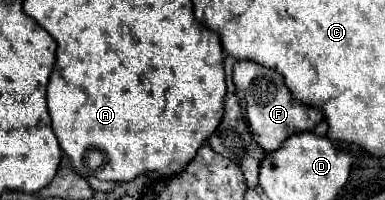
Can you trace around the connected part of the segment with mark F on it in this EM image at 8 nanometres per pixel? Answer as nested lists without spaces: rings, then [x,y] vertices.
[[[237,61],[233,67],[233,83],[235,83],[235,93],[241,101],[245,119],[249,123],[253,141],[265,153],[279,149],[281,143],[293,133],[313,131],[315,125],[321,123],[323,119],[323,113],[319,109],[313,109],[295,101],[283,83],[283,77],[273,69],[265,69],[261,65],[255,65],[253,61]]]

